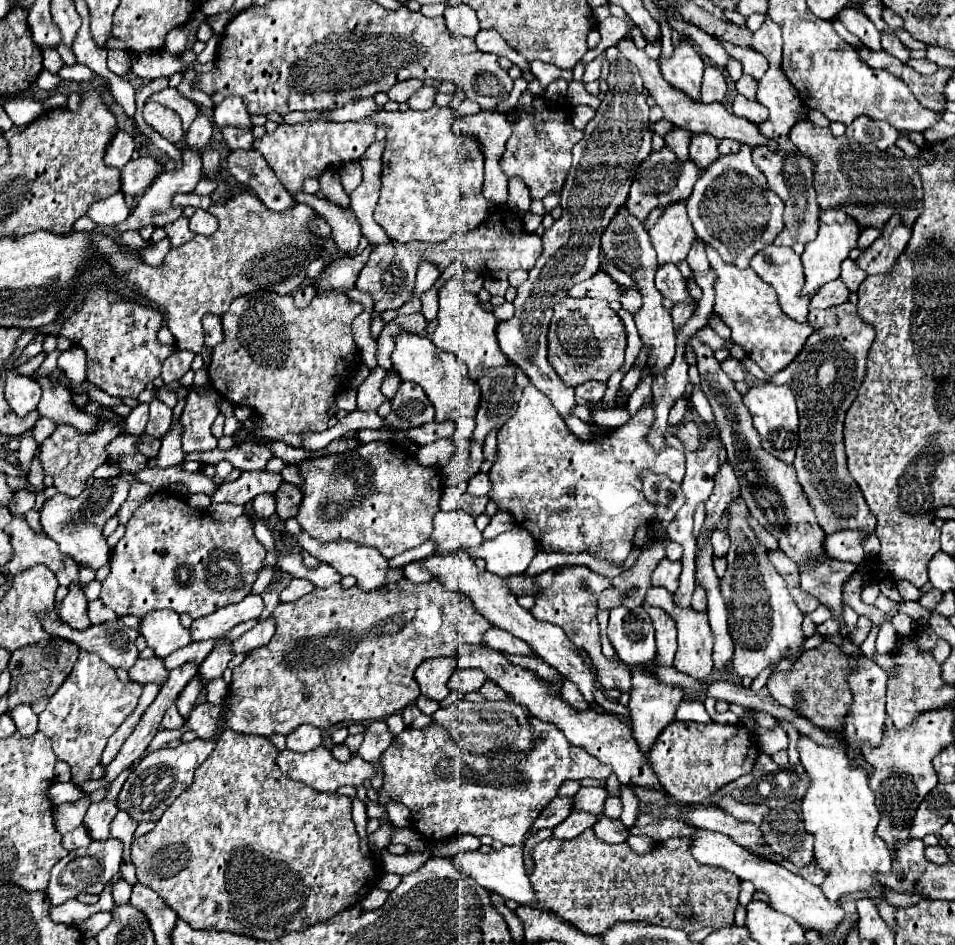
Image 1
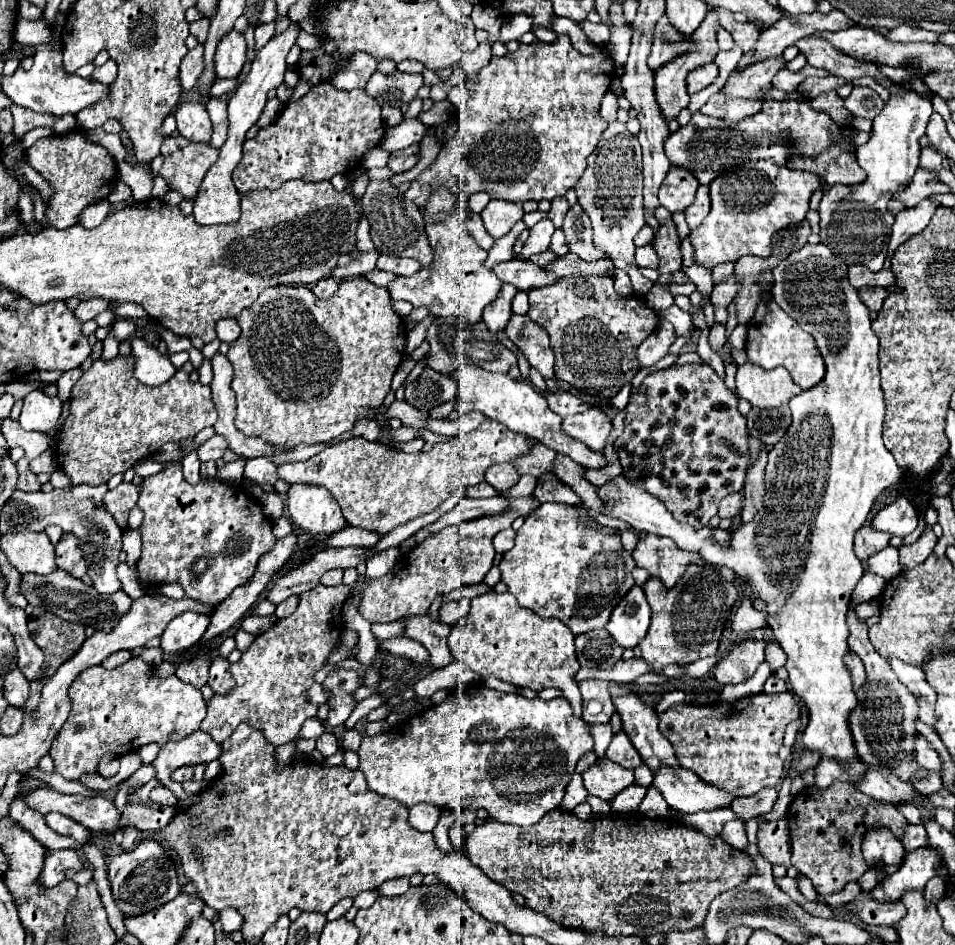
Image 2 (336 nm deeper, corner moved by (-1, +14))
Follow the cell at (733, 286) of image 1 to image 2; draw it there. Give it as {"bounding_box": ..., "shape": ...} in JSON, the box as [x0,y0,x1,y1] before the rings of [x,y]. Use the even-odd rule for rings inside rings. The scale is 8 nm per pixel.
{"bounding_box":[745,293,825,389],"shape":[[[769,293],[763,295],[763,303],[757,307],[753,321],[747,325],[747,345],[745,345],[747,357],[751,363],[771,369],[771,367],[787,367],[793,381],[801,389],[811,389],[813,385],[821,383],[825,377],[825,363],[819,355],[819,349],[813,341],[813,337],[797,325],[795,319],[791,319],[777,303],[773,303],[773,297]]]}

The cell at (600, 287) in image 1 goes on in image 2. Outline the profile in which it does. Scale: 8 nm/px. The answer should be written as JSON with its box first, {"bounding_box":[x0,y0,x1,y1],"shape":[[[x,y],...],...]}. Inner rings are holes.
{"bounding_box":[493,259,559,291],"shape":[[[511,259],[505,263],[499,263],[493,267],[493,273],[503,281],[503,283],[511,283],[521,291],[529,291],[535,287],[545,287],[551,285],[555,281],[559,281],[553,273],[523,261],[523,259]]]}

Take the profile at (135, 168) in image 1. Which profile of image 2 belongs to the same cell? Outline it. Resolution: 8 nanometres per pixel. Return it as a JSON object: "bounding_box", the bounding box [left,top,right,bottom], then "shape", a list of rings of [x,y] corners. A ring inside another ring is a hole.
{"bounding_box":[159,135,219,199],"shape":[[[179,135],[163,141],[161,155],[163,167],[159,175],[185,199],[195,199],[207,169],[217,161],[219,149],[209,149],[207,143],[193,143]]]}

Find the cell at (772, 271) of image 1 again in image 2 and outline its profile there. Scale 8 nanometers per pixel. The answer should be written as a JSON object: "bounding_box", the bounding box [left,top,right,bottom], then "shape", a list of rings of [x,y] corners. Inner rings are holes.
{"bounding_box":[597,243,903,789],"shape":[[[821,243],[805,245],[803,249],[791,253],[785,261],[781,261],[773,269],[773,277],[773,299],[777,301],[777,305],[781,305],[785,313],[789,313],[805,331],[813,335],[817,349],[825,359],[827,375],[817,387],[799,393],[789,403],[793,423],[787,429],[785,437],[777,441],[777,445],[773,445],[773,449],[769,451],[769,461],[765,469],[767,493],[763,509],[749,523],[729,533],[729,547],[723,547],[715,541],[709,527],[693,529],[687,523],[675,521],[669,509],[665,509],[665,505],[661,505],[657,497],[637,485],[631,485],[623,475],[617,475],[611,483],[599,487],[597,495],[601,497],[603,513],[607,513],[609,517],[621,519],[637,531],[671,537],[679,545],[679,549],[699,553],[699,557],[713,565],[729,567],[751,587],[753,607],[769,617],[767,623],[773,629],[777,643],[787,653],[785,669],[789,671],[791,691],[799,695],[809,709],[809,725],[803,733],[803,743],[807,749],[821,753],[821,761],[815,767],[815,787],[825,789],[835,779],[855,783],[865,775],[865,765],[861,765],[857,757],[847,725],[847,717],[857,705],[857,697],[851,687],[851,675],[843,663],[843,657],[849,651],[849,629],[845,623],[847,607],[857,581],[865,573],[863,563],[853,551],[853,535],[867,519],[875,497],[883,489],[899,485],[903,481],[903,473],[881,439],[885,405],[879,385],[879,339],[871,329],[869,309],[863,305],[857,289],[847,279],[847,265],[839,263],[831,249]],[[839,761],[851,763],[851,767],[843,769]]]}

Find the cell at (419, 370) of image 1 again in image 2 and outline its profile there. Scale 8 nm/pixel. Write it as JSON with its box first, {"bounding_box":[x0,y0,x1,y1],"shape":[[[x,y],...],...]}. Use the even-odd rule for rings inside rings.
{"bounding_box":[453,365,609,469],"shape":[[[463,365],[455,371],[453,379],[459,383],[459,411],[467,413],[467,411],[481,411],[485,417],[491,417],[495,421],[505,423],[511,431],[519,431],[529,435],[531,439],[535,439],[537,443],[557,451],[557,453],[565,453],[569,455],[575,463],[587,467],[587,469],[603,469],[609,461],[603,453],[591,451],[585,443],[569,437],[563,429],[561,429],[561,417],[555,415],[545,397],[533,389],[533,385],[528,380],[511,379],[508,374],[489,373],[481,367],[475,365]]]}

